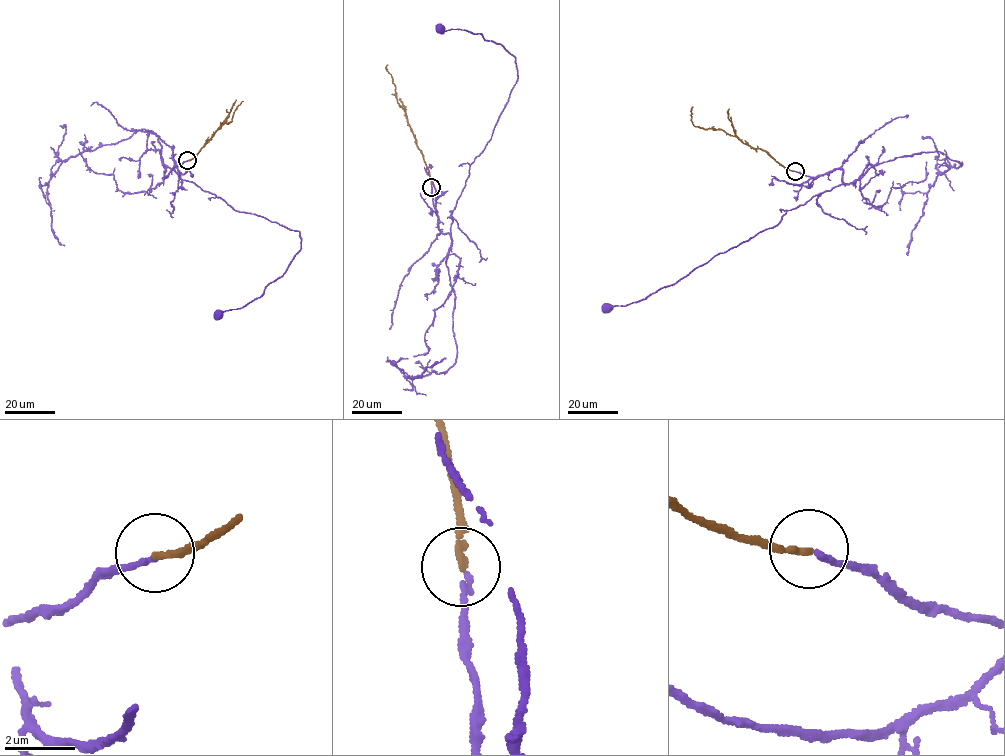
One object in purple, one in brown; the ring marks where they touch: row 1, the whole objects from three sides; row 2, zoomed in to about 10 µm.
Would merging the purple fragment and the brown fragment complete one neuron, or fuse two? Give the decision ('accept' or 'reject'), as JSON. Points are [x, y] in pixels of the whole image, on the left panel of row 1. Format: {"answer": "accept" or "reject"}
{"answer": "accept"}

